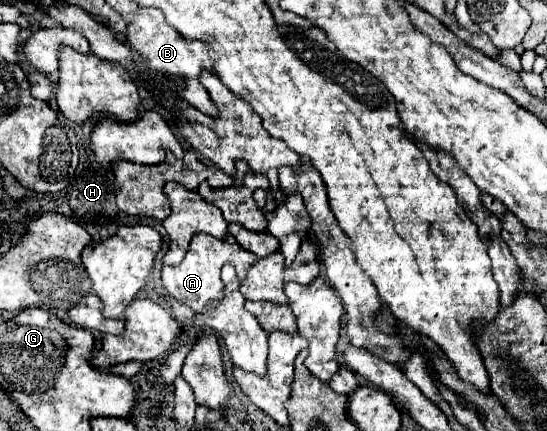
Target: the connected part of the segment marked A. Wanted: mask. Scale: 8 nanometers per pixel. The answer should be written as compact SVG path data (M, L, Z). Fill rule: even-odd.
M197 234L189 244L189 250L187 250L183 262L179 266L163 266L161 278L163 278L165 290L177 302L187 304L195 312L205 312L209 302L219 302L223 298L223 282L221 282L223 264L233 264L239 280L245 280L245 276L247 276L249 268L255 264L255 260L257 260L257 256L245 252L229 234L223 240L217 240L217 238L205 236L205 234Z

